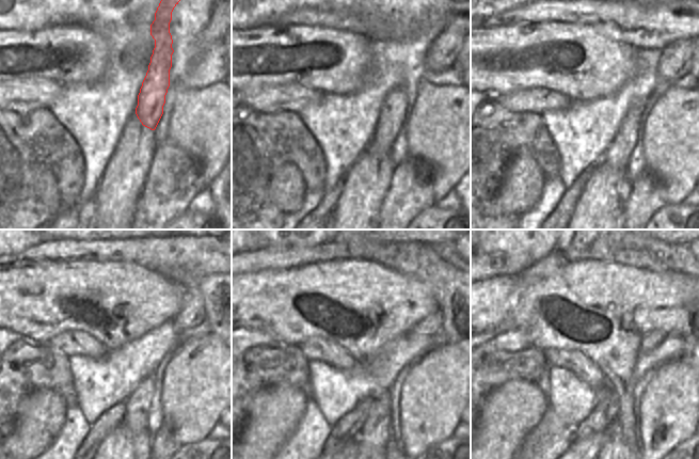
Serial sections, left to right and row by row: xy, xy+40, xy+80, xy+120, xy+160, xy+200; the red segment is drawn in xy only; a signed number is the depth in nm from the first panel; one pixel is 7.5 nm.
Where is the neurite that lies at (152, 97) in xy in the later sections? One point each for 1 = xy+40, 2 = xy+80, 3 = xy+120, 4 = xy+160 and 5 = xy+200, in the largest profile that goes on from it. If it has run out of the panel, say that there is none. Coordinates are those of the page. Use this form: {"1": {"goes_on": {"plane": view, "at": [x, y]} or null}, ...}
{"1": {"goes_on": {"plane": "xy+40", "at": [393, 109]}}, "2": {"goes_on": {"plane": "xy+80", "at": [618, 155]}}, "3": {"goes_on": {"plane": "xy+120", "at": [138, 405]}}, "4": {"goes_on": {"plane": "xy+160", "at": [375, 436]}}, "5": {"goes_on": {"plane": "xy+200", "at": [614, 446]}}}

